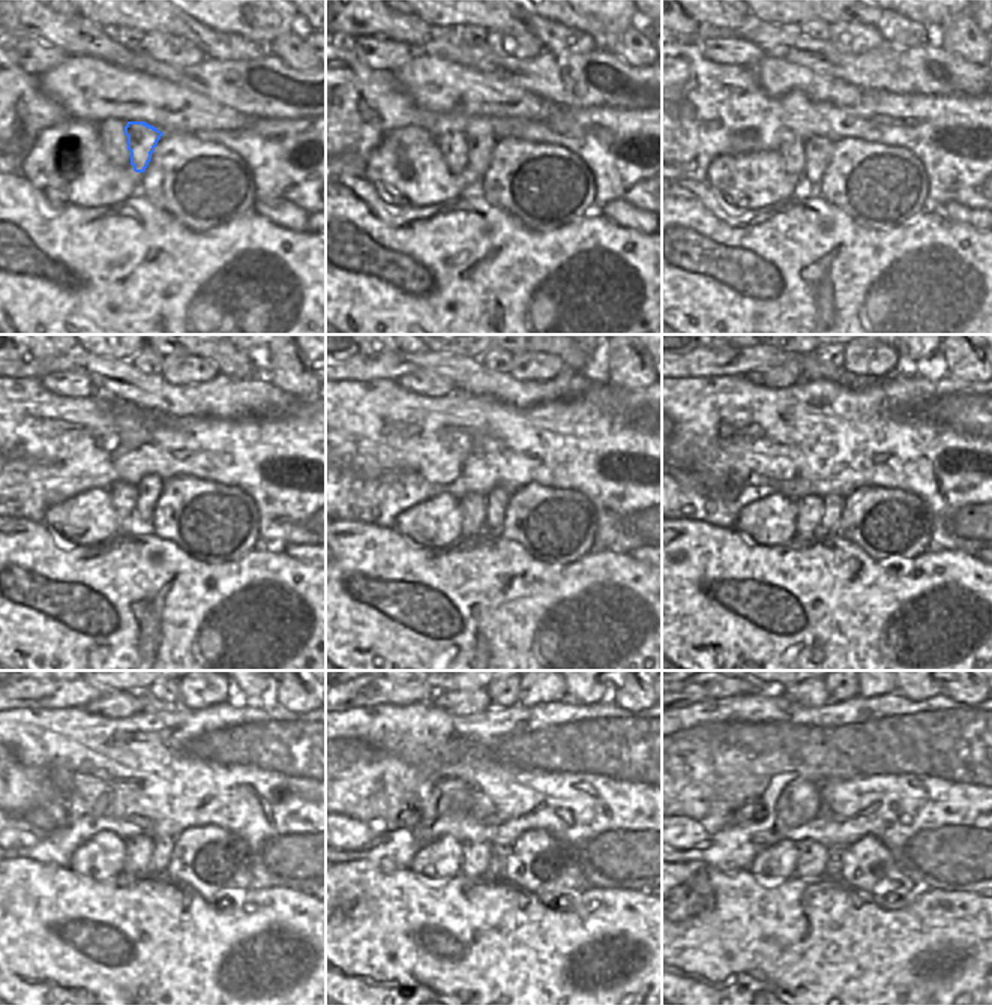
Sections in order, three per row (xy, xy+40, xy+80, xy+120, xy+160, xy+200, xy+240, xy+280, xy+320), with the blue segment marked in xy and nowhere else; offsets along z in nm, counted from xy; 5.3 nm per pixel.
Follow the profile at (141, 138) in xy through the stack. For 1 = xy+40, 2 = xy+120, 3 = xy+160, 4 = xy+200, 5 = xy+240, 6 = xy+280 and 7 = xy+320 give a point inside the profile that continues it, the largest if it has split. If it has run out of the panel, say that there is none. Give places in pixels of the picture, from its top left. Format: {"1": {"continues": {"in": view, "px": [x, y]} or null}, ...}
{"1": {"continues": {"in": "xy+40", "px": [479, 146]}}, "2": {"continues": {"in": "xy+120", "px": [149, 488]}}, "3": {"continues": {"in": "xy+160", "px": [496, 501]}}, "4": {"continues": {"in": "xy+200", "px": [833, 504]}}, "5": {"continues": {"in": "xy+240", "px": [162, 848]}}, "6": {"continues": {"in": "xy+280", "px": [499, 855]}}, "7": {"continues": {"in": "xy+320", "px": [835, 855]}}}

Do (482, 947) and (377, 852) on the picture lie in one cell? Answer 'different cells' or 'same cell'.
different cells

